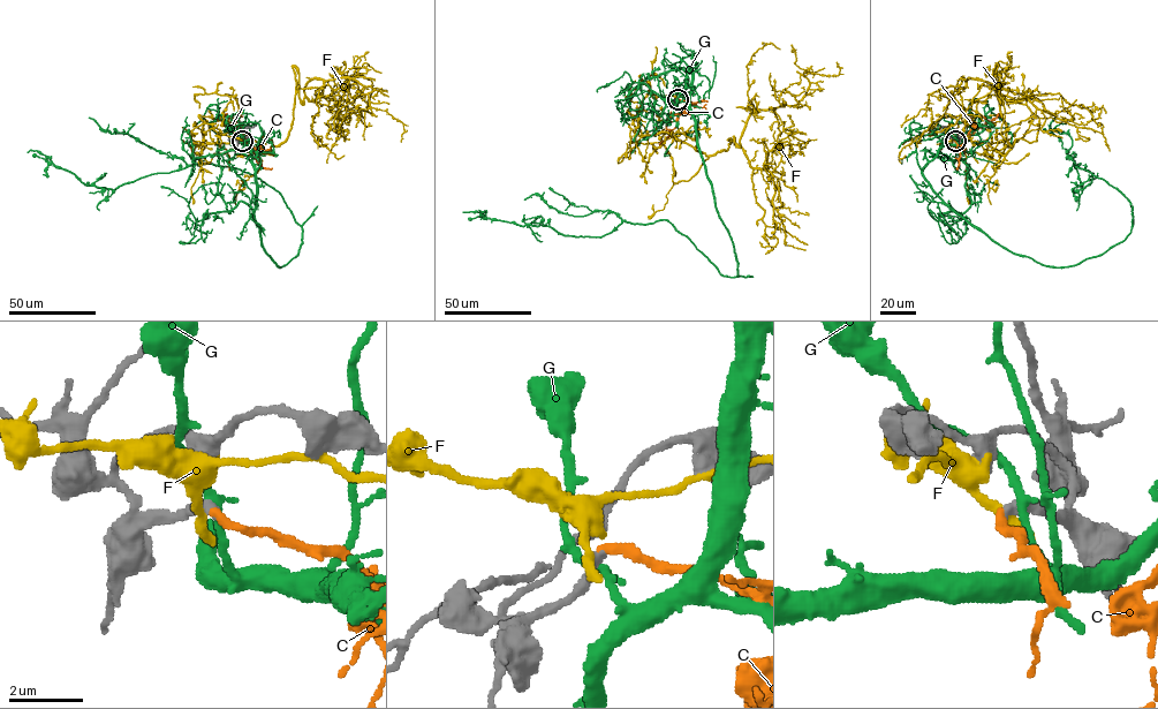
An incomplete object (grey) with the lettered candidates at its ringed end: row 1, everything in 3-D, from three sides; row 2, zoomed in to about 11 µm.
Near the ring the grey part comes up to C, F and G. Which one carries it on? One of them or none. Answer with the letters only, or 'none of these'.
C

